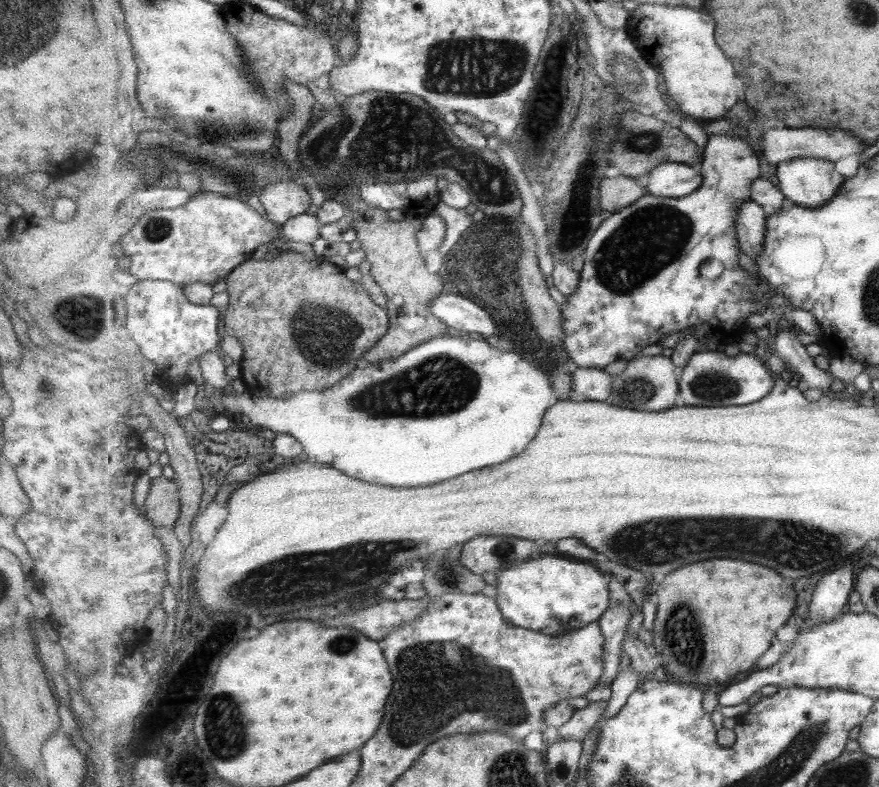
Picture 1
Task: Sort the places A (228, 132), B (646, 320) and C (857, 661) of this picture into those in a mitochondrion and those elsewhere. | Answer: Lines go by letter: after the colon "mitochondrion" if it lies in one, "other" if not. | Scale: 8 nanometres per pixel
A: mitochondrion
B: other
C: other

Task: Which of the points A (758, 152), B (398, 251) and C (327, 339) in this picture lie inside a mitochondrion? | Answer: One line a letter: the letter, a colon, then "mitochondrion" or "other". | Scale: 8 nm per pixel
A: other
B: other
C: mitochondrion

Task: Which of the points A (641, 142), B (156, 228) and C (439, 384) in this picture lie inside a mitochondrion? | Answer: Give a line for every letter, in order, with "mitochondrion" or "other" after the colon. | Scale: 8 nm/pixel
A: mitochondrion
B: mitochondrion
C: mitochondrion

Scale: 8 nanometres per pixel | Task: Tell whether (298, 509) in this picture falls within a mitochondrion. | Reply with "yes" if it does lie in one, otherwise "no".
no

